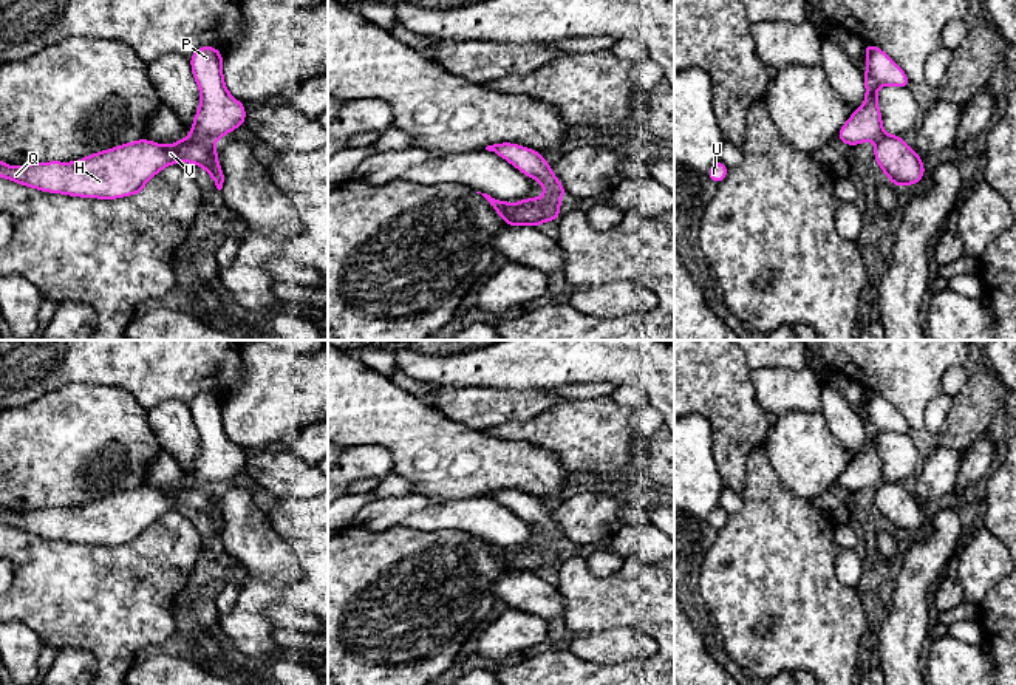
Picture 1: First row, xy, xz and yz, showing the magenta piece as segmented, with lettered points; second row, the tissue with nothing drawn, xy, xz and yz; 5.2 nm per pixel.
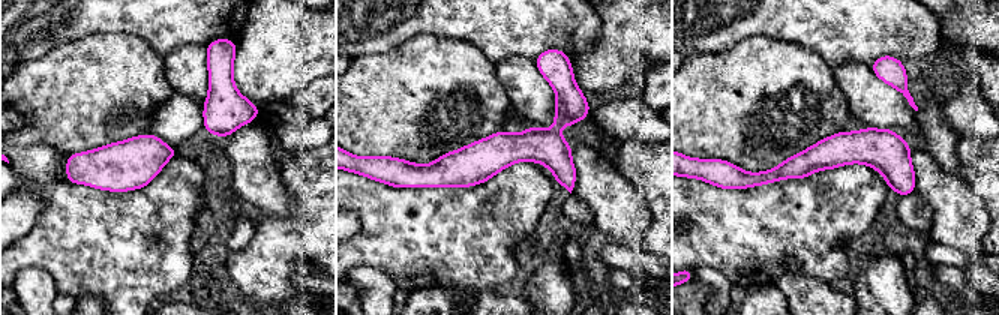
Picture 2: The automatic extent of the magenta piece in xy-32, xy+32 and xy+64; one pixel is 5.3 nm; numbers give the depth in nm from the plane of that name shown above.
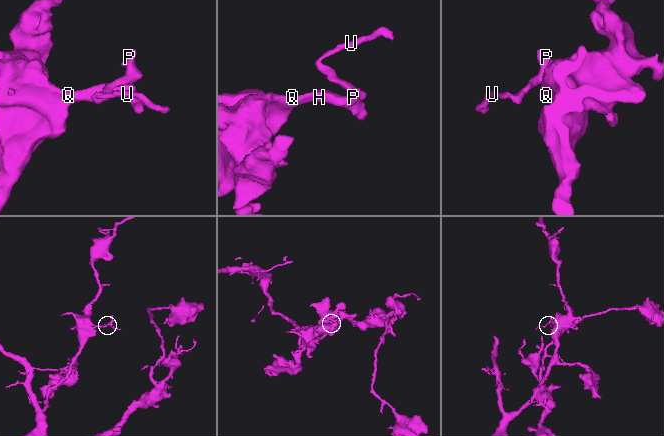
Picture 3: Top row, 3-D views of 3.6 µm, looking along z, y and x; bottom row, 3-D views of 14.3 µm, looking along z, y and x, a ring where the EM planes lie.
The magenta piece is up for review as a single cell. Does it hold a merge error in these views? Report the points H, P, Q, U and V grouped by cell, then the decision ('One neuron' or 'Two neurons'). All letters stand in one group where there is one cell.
Groups: H Q V / P U. Two neurons

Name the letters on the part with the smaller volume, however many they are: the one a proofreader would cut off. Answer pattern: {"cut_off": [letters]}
{"cut_off": ["P", "U"]}

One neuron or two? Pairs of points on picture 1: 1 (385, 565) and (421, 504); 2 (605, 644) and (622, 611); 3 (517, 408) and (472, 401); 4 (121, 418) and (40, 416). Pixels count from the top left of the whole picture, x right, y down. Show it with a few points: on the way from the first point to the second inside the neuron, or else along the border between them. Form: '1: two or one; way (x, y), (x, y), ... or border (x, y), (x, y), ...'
1: two; border (443, 529), (387, 526), (371, 531)
2: two; border (577, 631), (642, 628), (648, 634)
3: one; way (506, 405), (483, 405)
4: one; way (101, 418), (61, 418)

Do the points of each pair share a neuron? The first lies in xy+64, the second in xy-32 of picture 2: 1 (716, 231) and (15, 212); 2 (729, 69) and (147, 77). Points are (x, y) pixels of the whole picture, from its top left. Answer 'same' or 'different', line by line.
1: different
2: same

